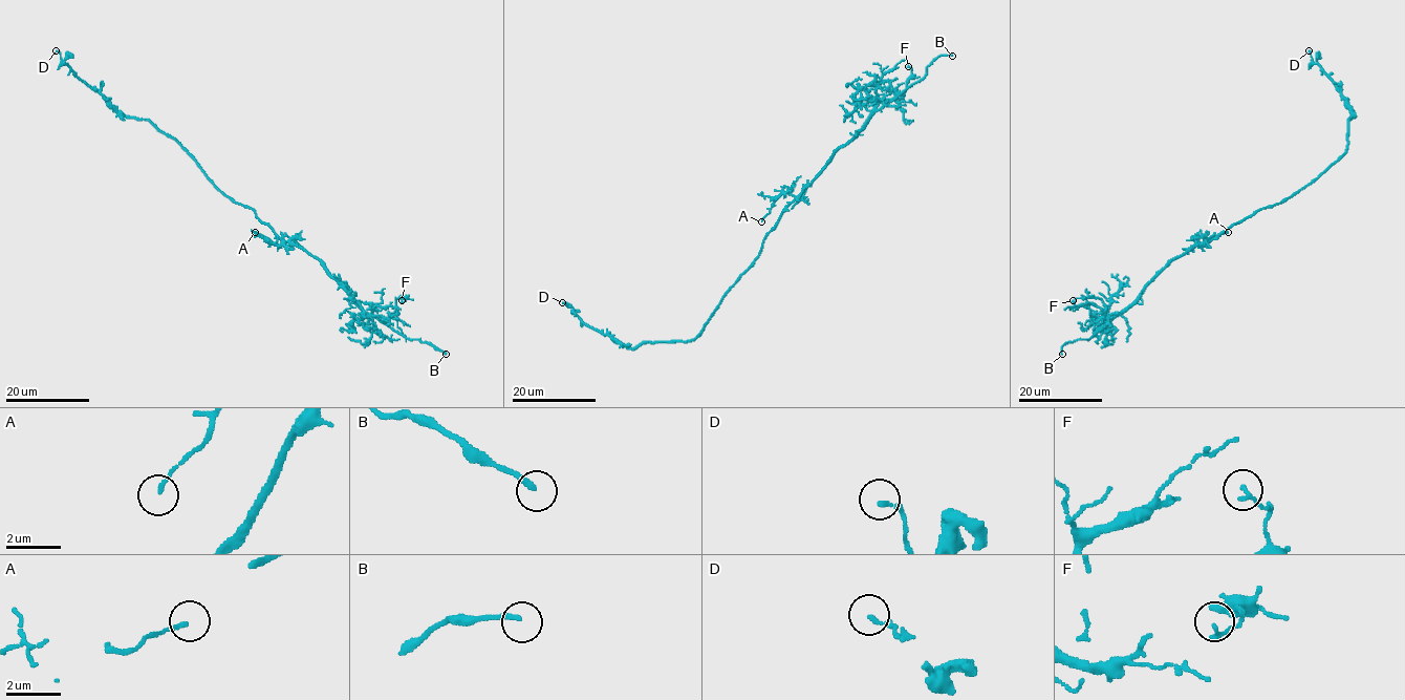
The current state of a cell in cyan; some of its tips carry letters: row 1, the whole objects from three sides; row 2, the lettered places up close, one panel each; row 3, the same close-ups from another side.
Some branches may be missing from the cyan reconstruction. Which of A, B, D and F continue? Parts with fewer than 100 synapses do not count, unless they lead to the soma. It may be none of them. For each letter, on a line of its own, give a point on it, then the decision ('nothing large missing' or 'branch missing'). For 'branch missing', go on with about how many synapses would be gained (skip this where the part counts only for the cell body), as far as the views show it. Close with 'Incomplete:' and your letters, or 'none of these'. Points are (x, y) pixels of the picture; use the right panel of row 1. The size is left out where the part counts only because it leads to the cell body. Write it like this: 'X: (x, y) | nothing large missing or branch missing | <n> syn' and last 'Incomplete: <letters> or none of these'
A: (1228, 232) | nothing large missing
B: (1062, 354) | branch missing
D: (1309, 50) | nothing large missing
F: (1073, 300) | nothing large missing
Incomplete: B

